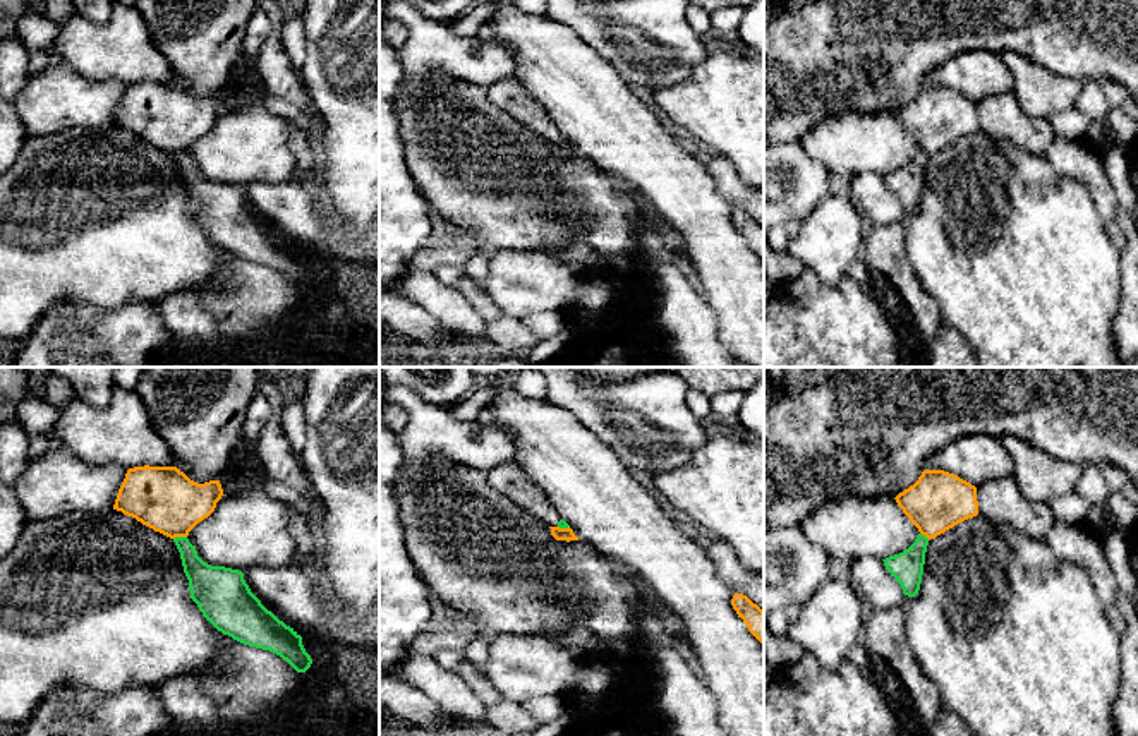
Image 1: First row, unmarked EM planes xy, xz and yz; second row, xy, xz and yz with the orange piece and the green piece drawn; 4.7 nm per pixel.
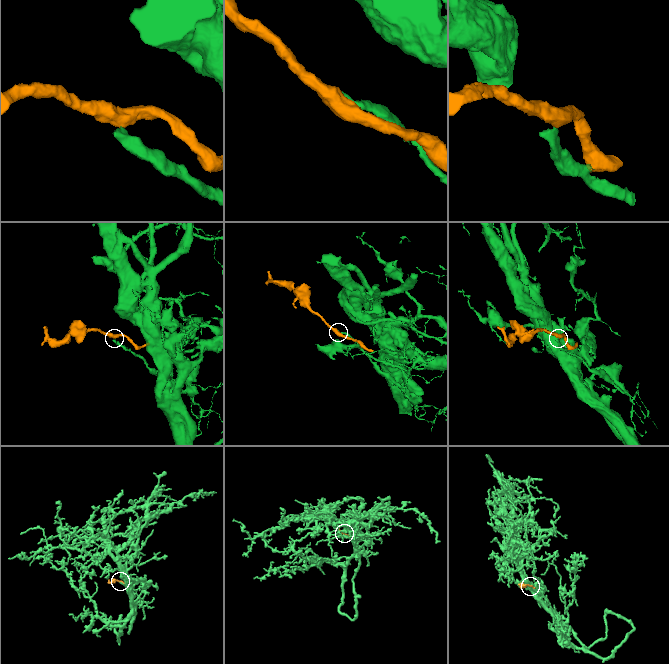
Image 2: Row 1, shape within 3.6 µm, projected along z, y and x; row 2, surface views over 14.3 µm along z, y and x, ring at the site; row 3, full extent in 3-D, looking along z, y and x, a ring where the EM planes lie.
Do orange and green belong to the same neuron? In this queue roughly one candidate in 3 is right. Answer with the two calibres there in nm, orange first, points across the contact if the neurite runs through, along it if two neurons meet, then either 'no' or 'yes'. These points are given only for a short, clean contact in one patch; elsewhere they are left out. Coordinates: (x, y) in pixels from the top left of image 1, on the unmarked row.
calibres 300 and 160 nm; border xy (186, 151), (174, 155); no

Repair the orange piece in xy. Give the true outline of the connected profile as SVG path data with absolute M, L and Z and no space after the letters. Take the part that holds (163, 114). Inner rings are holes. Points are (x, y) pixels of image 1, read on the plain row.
M144 81L127 86L113 125L175 154L208 134L221 112L220 96L197 100L177 82Z

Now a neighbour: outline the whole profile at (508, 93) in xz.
M515 75L491 84L487 87L487 98L537 136L549 142L558 142L558 137L561 136L560 129L551 122L546 110L524 89Z

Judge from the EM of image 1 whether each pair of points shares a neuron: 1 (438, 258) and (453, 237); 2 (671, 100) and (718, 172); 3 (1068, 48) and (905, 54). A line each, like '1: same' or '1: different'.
1: same
2: different
3: same

